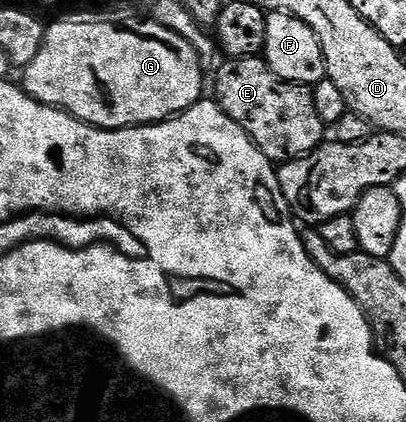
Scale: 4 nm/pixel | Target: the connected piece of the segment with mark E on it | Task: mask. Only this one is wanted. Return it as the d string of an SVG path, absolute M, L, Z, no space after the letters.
M264 56L225 59L215 80L217 106L243 127L269 161L294 161L322 144L321 136L327 133L327 127L319 119L319 111L315 111L312 88L284 81L269 69Z

